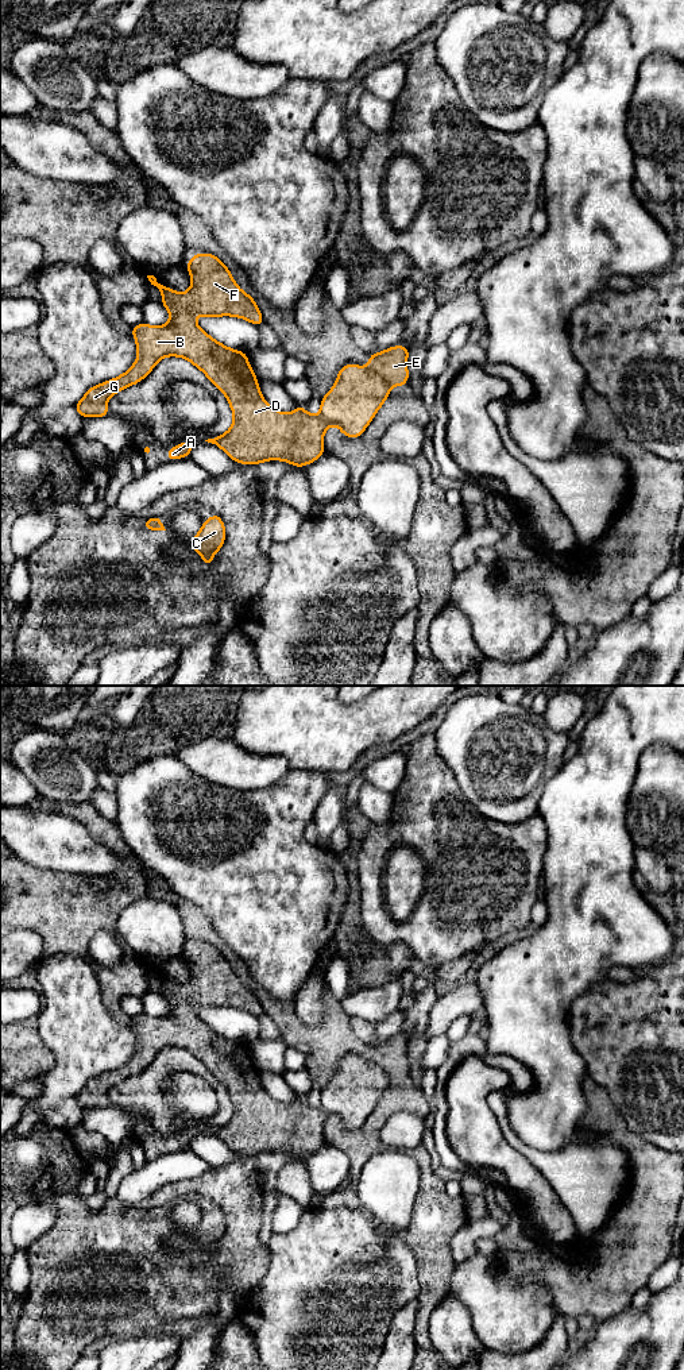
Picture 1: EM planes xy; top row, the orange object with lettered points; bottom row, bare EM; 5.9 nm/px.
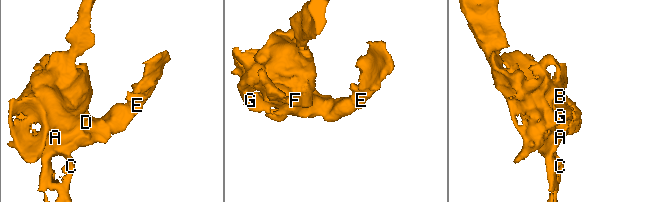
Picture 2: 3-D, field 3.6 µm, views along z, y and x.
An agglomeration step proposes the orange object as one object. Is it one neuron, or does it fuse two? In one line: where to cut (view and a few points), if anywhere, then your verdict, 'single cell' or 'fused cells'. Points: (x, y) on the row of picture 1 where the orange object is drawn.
cut xy (366, 367), (377, 373), (390, 388); fused cells

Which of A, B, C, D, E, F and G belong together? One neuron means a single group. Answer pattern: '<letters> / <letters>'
A B C D F G / E

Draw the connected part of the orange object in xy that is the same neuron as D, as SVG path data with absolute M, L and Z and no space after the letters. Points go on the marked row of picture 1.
M209 252L194 254L186 262L186 267L192 277L192 285L186 293L169 289L159 283L154 275L147 275L151 285L162 293L162 305L167 309L170 320L165 325L152 327L142 323L131 328L138 347L135 363L124 374L98 383L85 393L74 406L82 418L108 416L107 401L113 394L139 383L161 359L178 356L188 359L200 368L227 397L233 413L233 424L224 435L205 441L220 447L236 463L256 466L267 460L283 460L295 467L304 467L325 452L322 437L329 427L337 425L344 436L352 439L363 435L390 394L390 387L380 375L367 367L351 363L340 368L333 387L321 401L318 416L308 413L305 408L298 405L291 413L275 410L263 398L247 354L219 343L196 323L197 316L232 316L260 327L263 325L263 316L256 302L236 285L228 267L216 255Z

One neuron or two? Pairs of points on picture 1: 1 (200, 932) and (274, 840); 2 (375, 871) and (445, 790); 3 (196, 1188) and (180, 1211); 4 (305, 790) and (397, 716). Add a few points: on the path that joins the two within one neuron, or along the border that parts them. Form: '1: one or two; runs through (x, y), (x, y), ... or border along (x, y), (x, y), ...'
1: two; border along (186, 899), (211, 921), (213, 930), (228, 946)
2: one; runs through (381, 849), (424, 811)
3: two; border along (194, 1197), (180, 1197), (172, 1206)
4: two; border along (294, 768), (331, 774)

